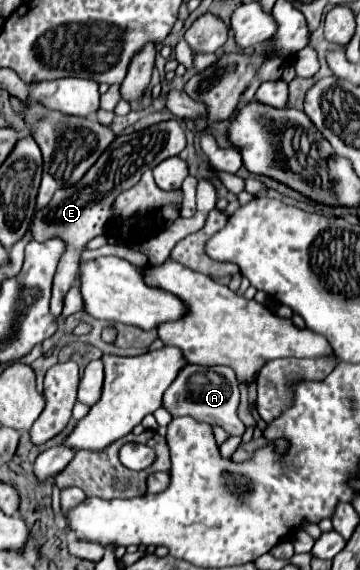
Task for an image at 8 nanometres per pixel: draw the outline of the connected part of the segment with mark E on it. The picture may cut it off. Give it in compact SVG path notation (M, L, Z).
M168 120L168 122L158 122L152 124L144 130L132 132L132 134L120 134L114 138L114 142L100 154L98 162L84 174L82 182L56 190L52 200L48 202L46 208L38 210L30 232L34 240L50 240L50 238L60 238L66 244L66 250L60 258L56 276L54 276L54 286L52 286L52 302L50 310L54 316L60 316L62 312L62 302L70 286L74 284L74 278L78 276L78 264L80 264L80 254L84 252L86 244L104 234L106 226L110 224L110 210L114 206L114 198L128 190L130 186L136 186L140 182L140 176L144 170L158 166L162 160L178 156L186 146L186 126L184 122L180 124L178 120Z

